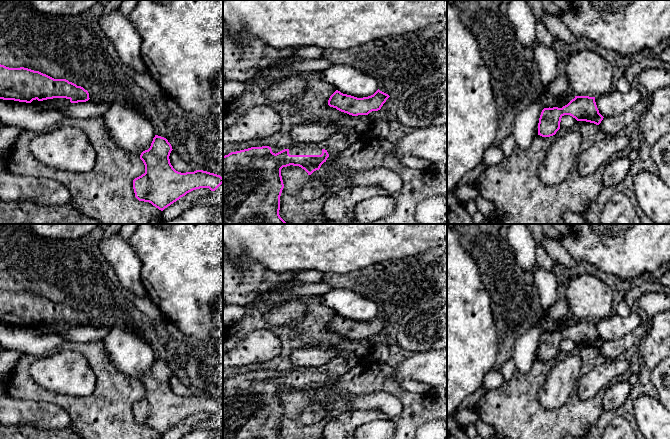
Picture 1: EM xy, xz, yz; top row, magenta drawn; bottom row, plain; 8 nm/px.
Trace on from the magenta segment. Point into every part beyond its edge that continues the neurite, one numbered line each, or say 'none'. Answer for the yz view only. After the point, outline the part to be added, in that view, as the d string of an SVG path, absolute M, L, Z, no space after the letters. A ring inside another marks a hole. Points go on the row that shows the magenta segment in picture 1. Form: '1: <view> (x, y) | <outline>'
none

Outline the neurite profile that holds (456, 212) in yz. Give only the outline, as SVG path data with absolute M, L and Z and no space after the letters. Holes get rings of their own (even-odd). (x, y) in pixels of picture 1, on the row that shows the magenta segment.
M454 190L447 193L447 224L476 224L461 202L454 194Z

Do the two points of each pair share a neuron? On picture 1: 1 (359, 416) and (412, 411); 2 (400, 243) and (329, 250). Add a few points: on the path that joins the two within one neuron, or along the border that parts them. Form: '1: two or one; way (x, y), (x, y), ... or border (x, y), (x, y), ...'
1: one; way (372, 416), (399, 419)
2: one; way (382, 243), (347, 243)

